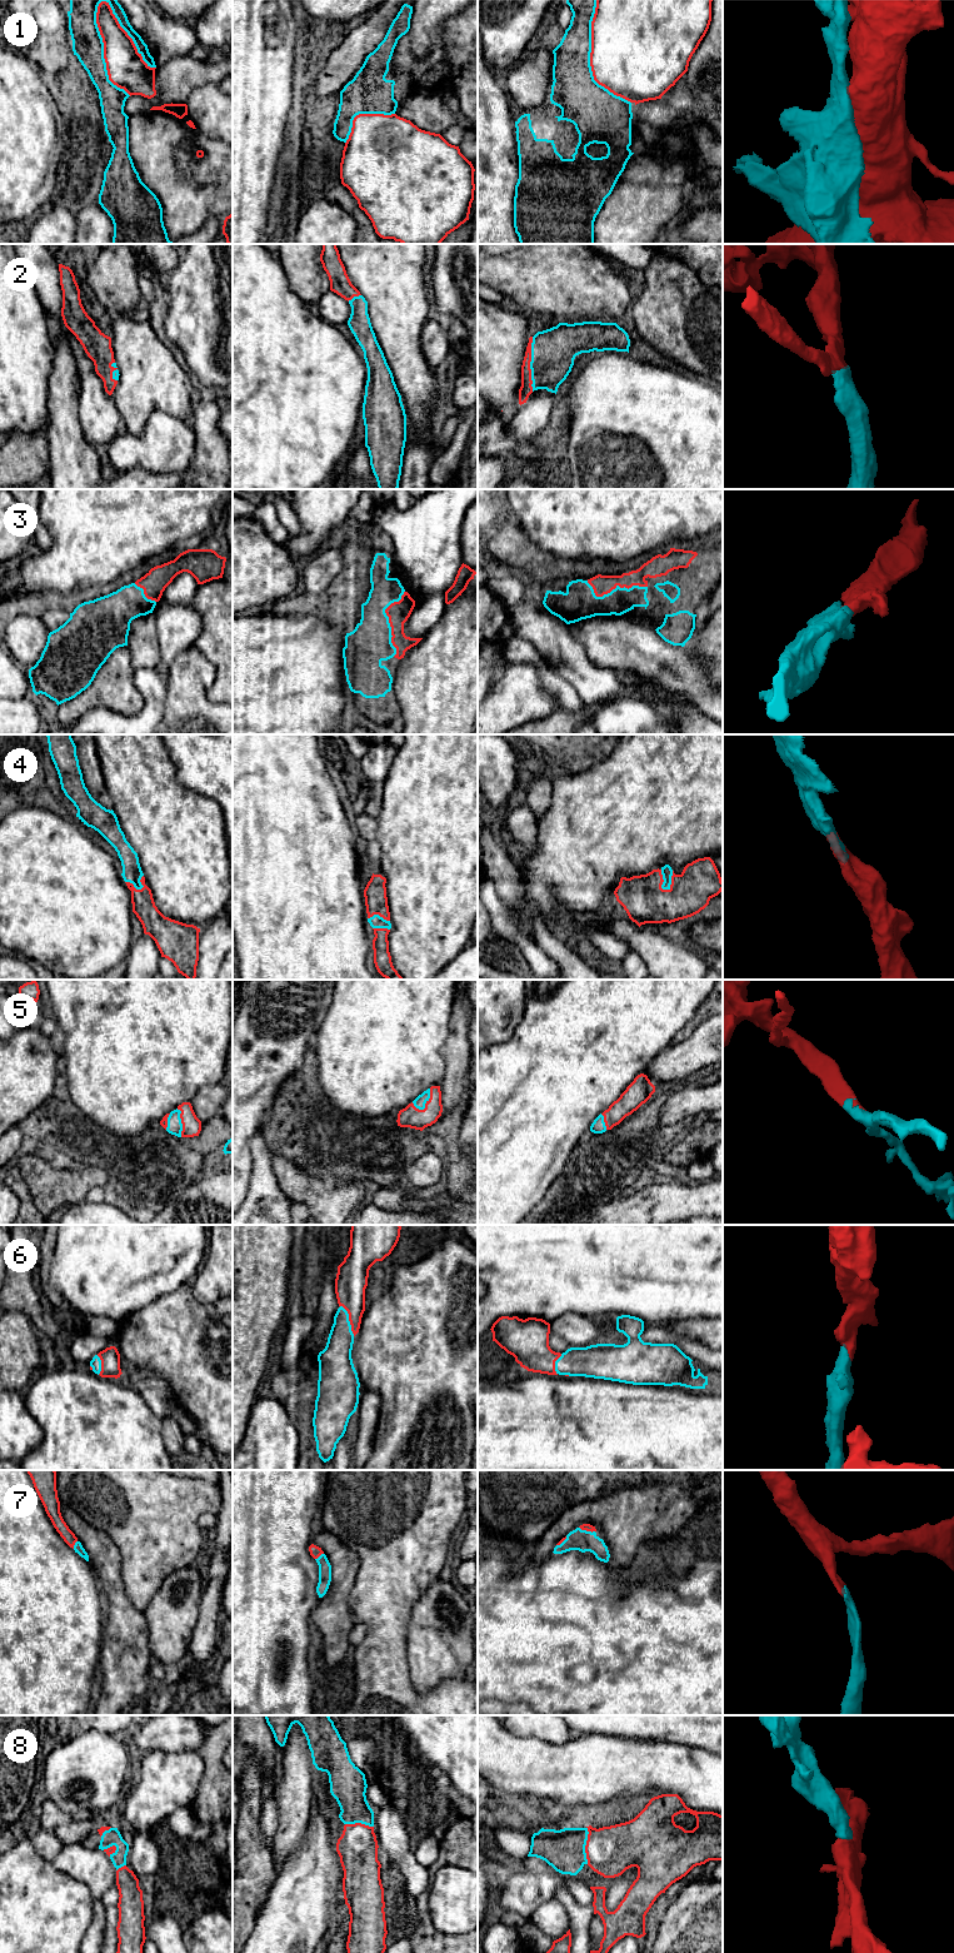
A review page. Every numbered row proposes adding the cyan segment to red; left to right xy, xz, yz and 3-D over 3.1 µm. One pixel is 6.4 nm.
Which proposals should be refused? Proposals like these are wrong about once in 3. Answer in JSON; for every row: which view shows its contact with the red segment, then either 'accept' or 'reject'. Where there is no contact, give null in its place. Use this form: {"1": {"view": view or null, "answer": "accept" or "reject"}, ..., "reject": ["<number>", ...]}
{"1": {"view": "xy", "answer": "reject"}, "2": {"view": "yz", "answer": "accept"}, "3": {"view": "xz", "answer": "accept"}, "4": {"view": "yz", "answer": "accept"}, "5": {"view": "xz", "answer": "accept"}, "6": {"view": "xz", "answer": "accept"}, "7": {"view": "yz", "answer": "accept"}, "8": {"view": "yz", "answer": "accept"}, "reject": ["1"]}

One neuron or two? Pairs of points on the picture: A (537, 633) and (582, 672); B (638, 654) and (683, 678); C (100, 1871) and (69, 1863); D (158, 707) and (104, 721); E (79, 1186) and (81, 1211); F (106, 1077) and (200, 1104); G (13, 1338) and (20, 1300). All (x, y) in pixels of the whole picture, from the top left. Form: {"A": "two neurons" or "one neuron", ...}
{"A": "one neuron", "B": "one neuron", "C": "one neuron", "D": "one neuron", "E": "two neurons", "F": "two neurons", "G": "two neurons"}

